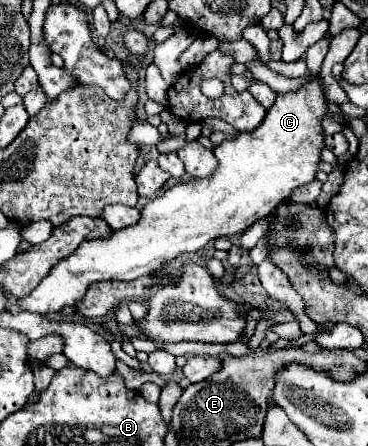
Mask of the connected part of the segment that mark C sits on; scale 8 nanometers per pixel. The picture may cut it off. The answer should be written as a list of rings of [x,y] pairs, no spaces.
[[[311,79],[299,91],[279,93],[255,131],[239,133],[215,147],[219,167],[213,175],[169,187],[141,209],[137,223],[113,229],[109,237],[83,241],[41,279],[31,295],[19,299],[19,305],[41,315],[59,313],[65,307],[77,307],[93,283],[107,279],[133,281],[161,269],[175,257],[203,249],[217,237],[243,233],[255,221],[267,217],[295,187],[315,179],[323,147],[321,121],[329,113],[341,111],[339,105],[325,101],[319,79]]]

